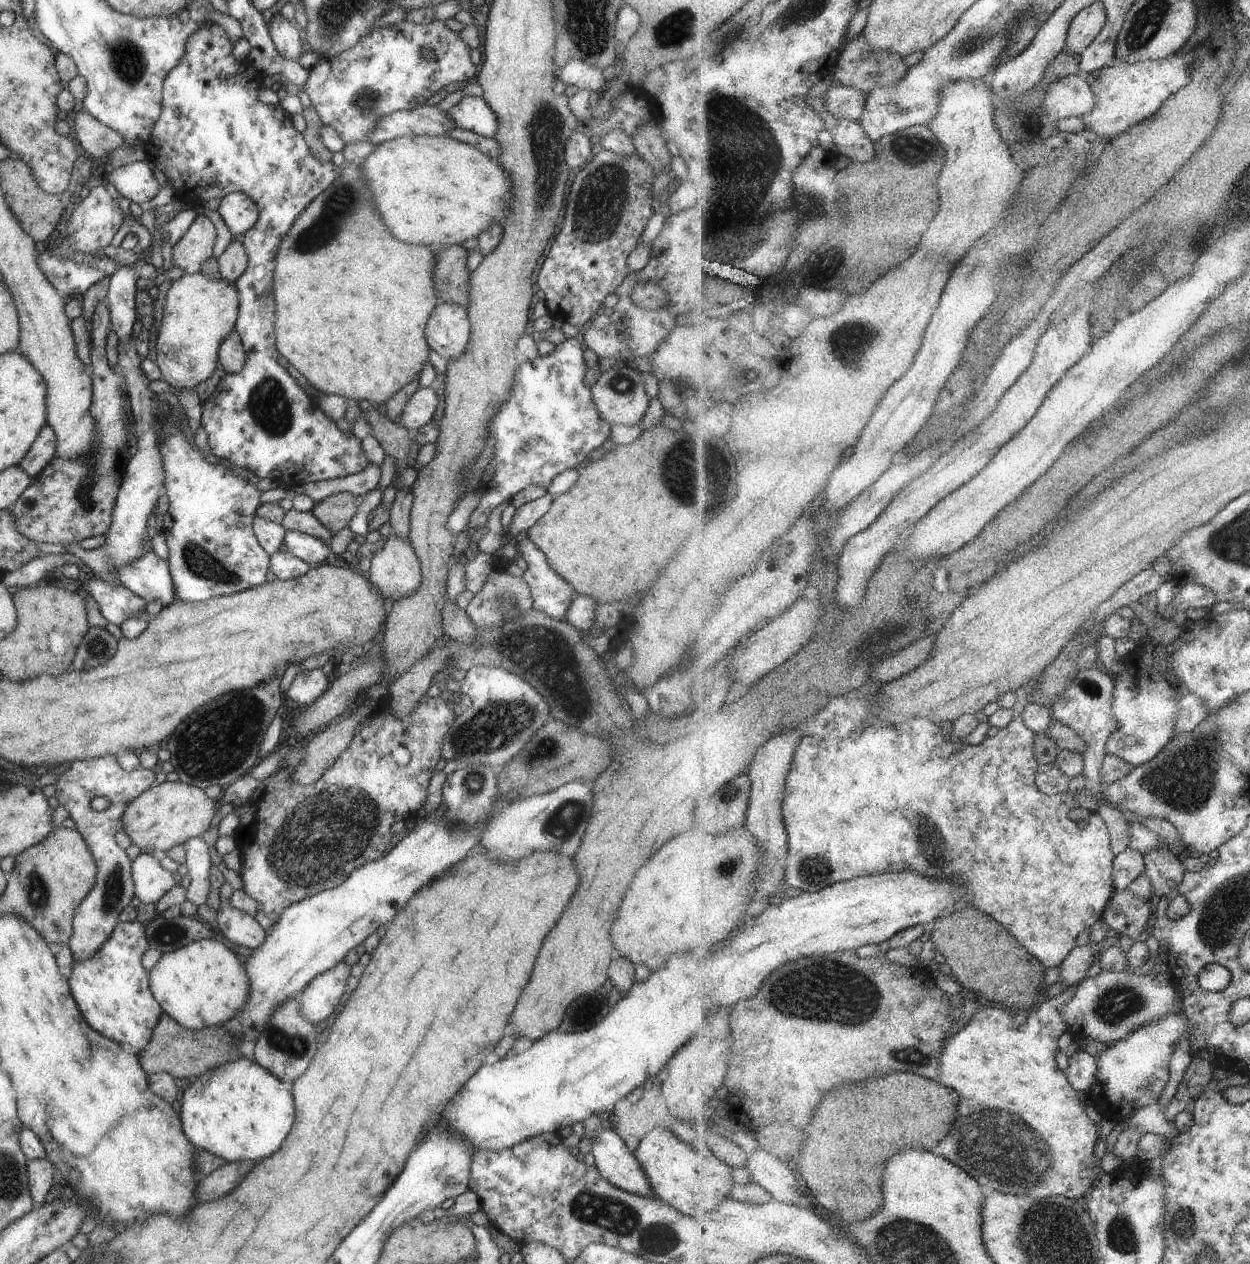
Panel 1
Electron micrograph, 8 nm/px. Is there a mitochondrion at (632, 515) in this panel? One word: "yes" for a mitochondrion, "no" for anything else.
no

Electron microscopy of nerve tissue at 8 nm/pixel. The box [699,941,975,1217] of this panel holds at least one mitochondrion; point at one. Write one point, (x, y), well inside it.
(848, 996)

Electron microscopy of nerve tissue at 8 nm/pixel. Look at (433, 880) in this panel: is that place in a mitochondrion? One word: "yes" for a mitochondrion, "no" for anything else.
no

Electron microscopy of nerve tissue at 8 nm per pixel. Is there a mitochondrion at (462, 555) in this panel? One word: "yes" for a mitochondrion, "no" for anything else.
no

